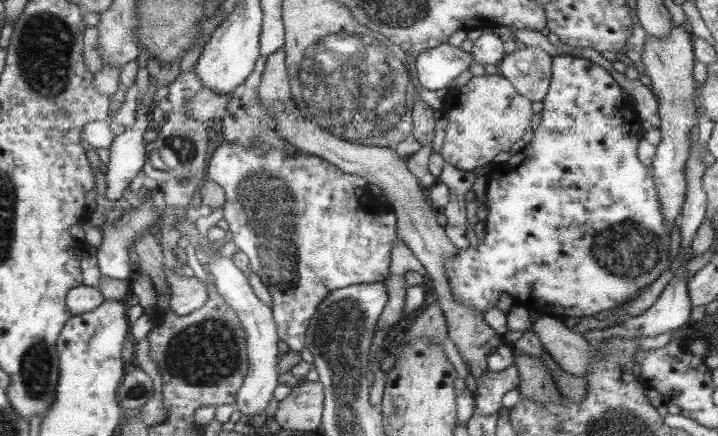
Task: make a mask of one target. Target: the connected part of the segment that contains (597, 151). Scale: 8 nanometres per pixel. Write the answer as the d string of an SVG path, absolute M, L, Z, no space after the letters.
M558 55L557 57L552 58L552 65L550 69L550 84L545 97L541 100L541 104L543 105L543 109L540 111L537 117L537 124L534 127L534 132L532 132L531 140L525 143L525 145L521 148L521 150L511 154L510 158L503 163L505 169L503 167L503 171L500 173L497 172L495 164L490 165L488 168L488 172L486 174L487 182L485 187L485 199L484 202L486 204L486 208L488 209L488 215L485 219L485 236L477 243L475 249L473 247L467 247L464 249L457 250L451 258L448 258L444 262L444 273L445 278L448 280L448 285L450 286L450 291L455 302L460 302L460 304L464 304L464 306L472 306L475 310L479 312L485 312L490 308L493 308L495 304L497 304L497 298L499 298L499 294L501 292L505 292L507 296L515 301L518 306L525 307L530 310L532 315L545 315L549 317L554 317L558 319L564 319L569 316L572 317L581 317L581 316L592 316L598 312L603 312L603 310L612 308L613 306L618 306L618 304L624 304L624 302L629 302L634 299L636 293L644 286L650 285L654 280L657 280L659 276L661 276L661 272L665 272L669 268L669 264L671 264L672 259L669 258L669 230L666 229L664 222L664 215L661 214L660 209L660 198L657 195L655 180L651 178L652 172L646 167L644 164L639 162L639 159L636 155L636 148L639 142L639 138L641 138L641 128L639 130L633 130L631 128L631 124L633 124L633 120L635 120L635 112L633 112L633 108L631 106L623 106L623 96L621 96L621 88L617 86L617 82L605 72L601 66L597 64L593 64L593 62L589 62L589 60L585 60L583 58L578 58L575 56L569 55Z

